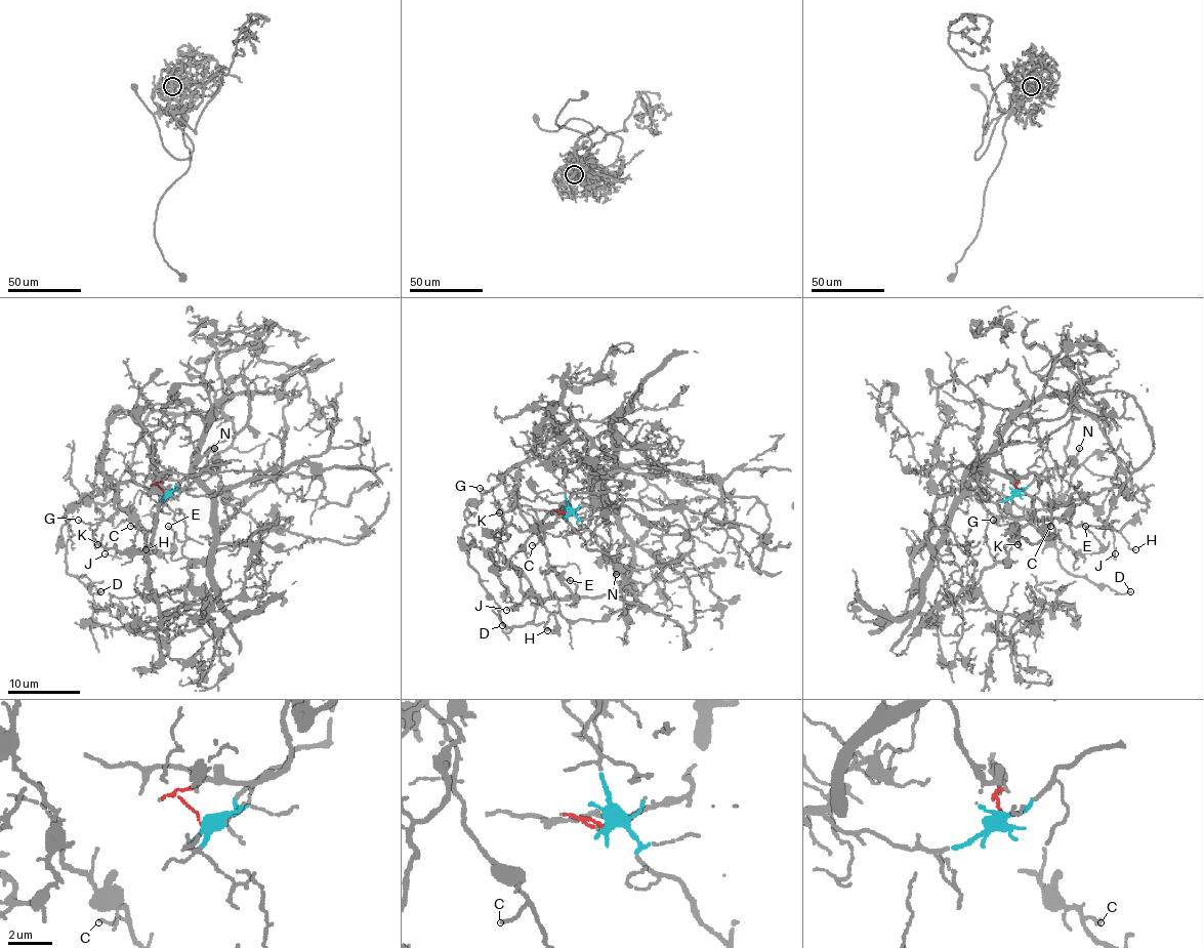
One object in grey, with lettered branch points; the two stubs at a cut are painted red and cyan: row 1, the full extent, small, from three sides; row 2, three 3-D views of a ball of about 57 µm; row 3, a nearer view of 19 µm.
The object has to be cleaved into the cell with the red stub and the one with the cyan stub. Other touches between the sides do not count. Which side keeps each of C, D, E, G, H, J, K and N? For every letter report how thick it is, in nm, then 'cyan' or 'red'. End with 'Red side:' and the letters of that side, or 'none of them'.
C: calibre 140 nm; cyan
D: calibre 100 nm; cyan
E: calibre 130 nm; cyan
G: calibre 120 nm; cyan
H: calibre 120 nm; cyan
J: calibre 130 nm; cyan
K: calibre 110 nm; cyan
N: calibre 150 nm; cyan
Red side: none of them

